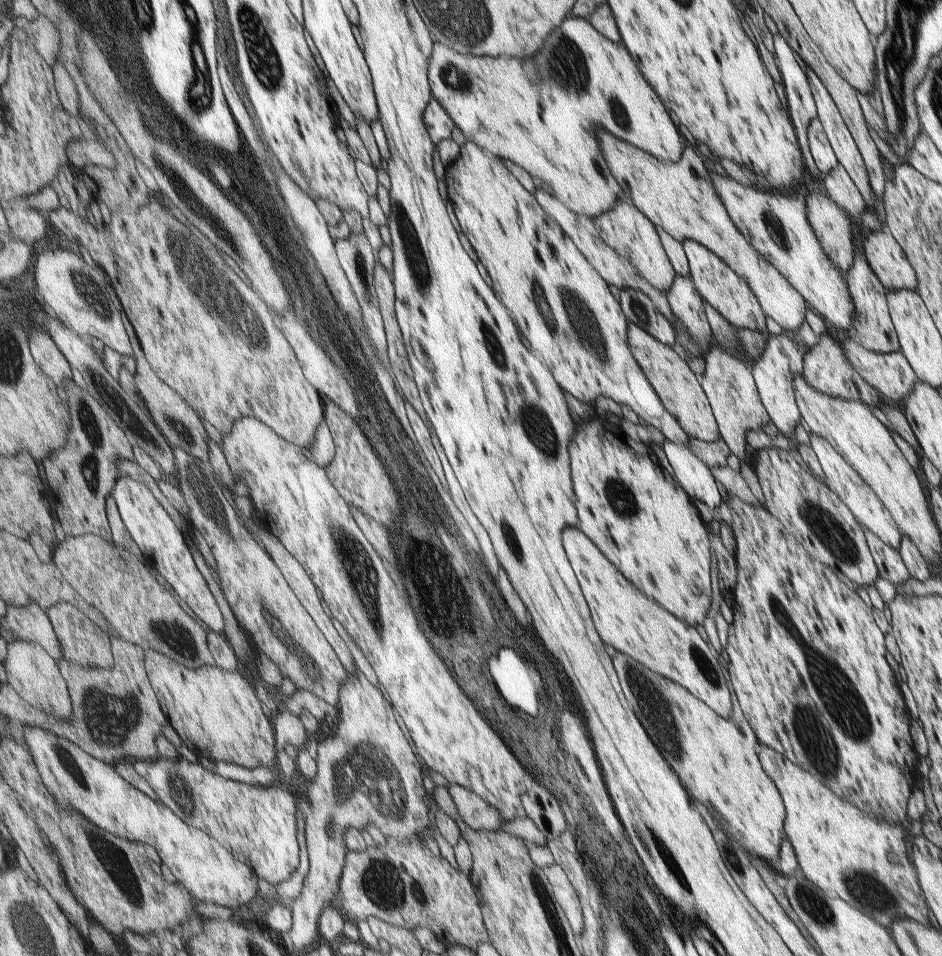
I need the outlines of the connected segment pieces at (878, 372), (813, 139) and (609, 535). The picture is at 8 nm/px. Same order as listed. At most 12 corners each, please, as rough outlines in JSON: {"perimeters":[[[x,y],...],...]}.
{"perimeters":[[[837,340],[851,366],[881,398],[901,402],[919,382],[900,352]],[[817,117],[806,137],[816,169],[827,174],[838,162]],[[603,417],[568,452],[576,527],[689,626],[709,542],[653,451]]]}

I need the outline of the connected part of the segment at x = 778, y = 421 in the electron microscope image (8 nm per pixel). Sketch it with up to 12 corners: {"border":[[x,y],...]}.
{"border":[[766,334],[750,371],[768,420],[789,439],[802,424],[792,378],[802,347]]}

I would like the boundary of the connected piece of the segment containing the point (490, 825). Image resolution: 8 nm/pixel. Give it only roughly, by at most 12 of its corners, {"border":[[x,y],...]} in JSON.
{"border":[[462,786],[446,789],[471,830],[499,830],[493,807]]}

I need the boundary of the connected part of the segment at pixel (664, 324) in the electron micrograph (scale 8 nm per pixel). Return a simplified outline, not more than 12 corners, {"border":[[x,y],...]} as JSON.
{"border":[[620,289],[627,321],[677,346],[672,324],[640,290]]}

